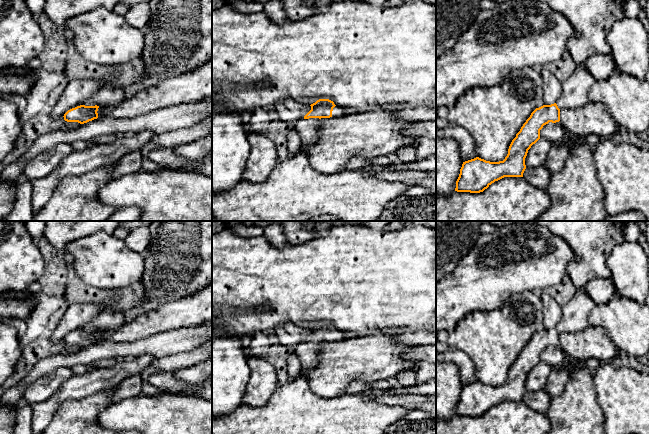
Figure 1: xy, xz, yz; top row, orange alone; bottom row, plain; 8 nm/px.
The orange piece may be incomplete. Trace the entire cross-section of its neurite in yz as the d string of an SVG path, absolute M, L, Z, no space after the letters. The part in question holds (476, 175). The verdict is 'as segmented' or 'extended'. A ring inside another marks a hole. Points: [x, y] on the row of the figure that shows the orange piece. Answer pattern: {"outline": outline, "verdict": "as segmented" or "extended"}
{"outline": "M582 63L577 64L574 72L565 81L562 81L562 90L557 102L551 105L543 105L531 113L520 131L516 134L516 137L512 140L508 154L503 161L490 162L476 157L463 162L459 177L456 181L455 191L480 193L492 183L504 177L523 177L526 169L525 158L531 146L540 139L540 130L549 122L559 122L561 109L577 109L586 105L589 102L588 91L595 81L596 79Z", "verdict": "extended"}

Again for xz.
{"outline": "M319 99L311 104L311 110L303 119L294 123L294 130L299 135L303 145L316 143L320 136L319 123L324 118L344 116L344 109L337 107L329 99Z", "verdict": "extended"}

